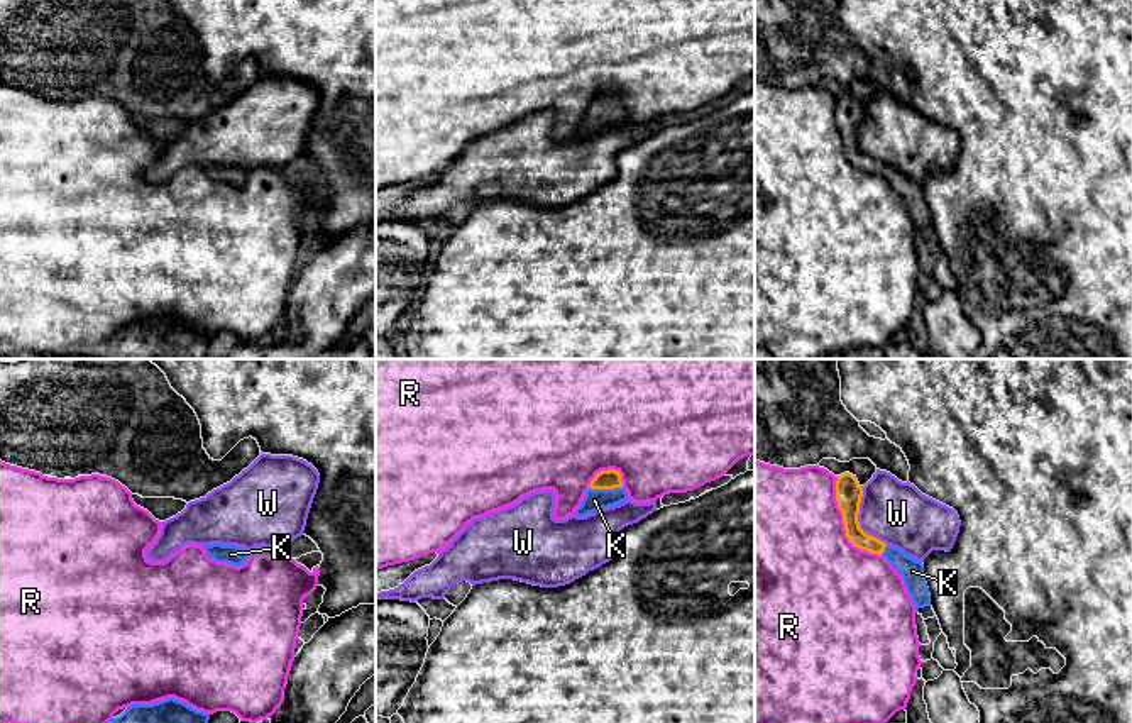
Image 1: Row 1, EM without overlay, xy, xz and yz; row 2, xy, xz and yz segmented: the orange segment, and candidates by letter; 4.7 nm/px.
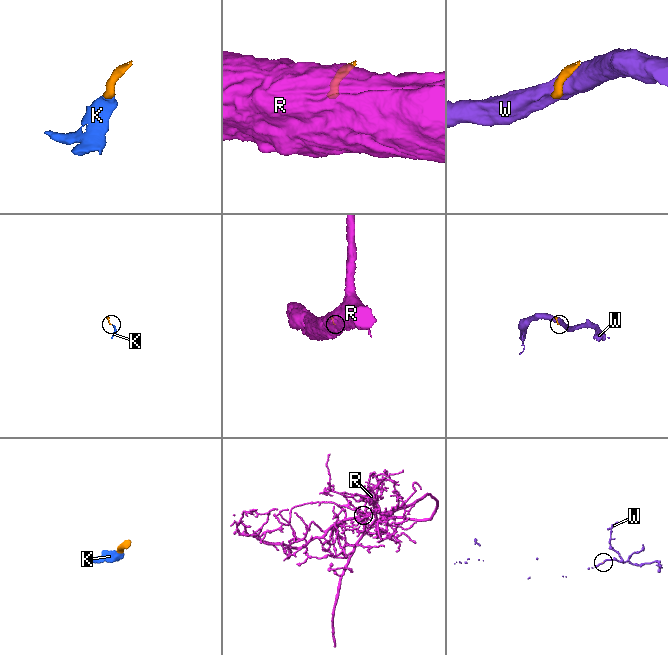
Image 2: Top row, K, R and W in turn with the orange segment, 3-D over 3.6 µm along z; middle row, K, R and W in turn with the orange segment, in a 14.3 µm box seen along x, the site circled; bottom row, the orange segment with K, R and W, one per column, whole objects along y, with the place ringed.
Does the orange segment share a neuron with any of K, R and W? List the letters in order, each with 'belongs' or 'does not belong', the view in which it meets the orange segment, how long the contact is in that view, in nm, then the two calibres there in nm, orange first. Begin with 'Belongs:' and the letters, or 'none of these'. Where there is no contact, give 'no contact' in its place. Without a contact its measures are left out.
Belongs: K
K: belongs; meets orange in xz; contact 160 nm long; 100 nm thick on the orange side, 110 nm on the other
R: does not belong; meets orange in yz; contact 440 nm long; 130 nm thick on the orange side, 500 nm on the other
W: does not belong; meets orange in yz; contact 300 nm long; 130 nm thick on the orange side, 300 nm on the other

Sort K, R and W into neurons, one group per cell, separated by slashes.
K / R / W

